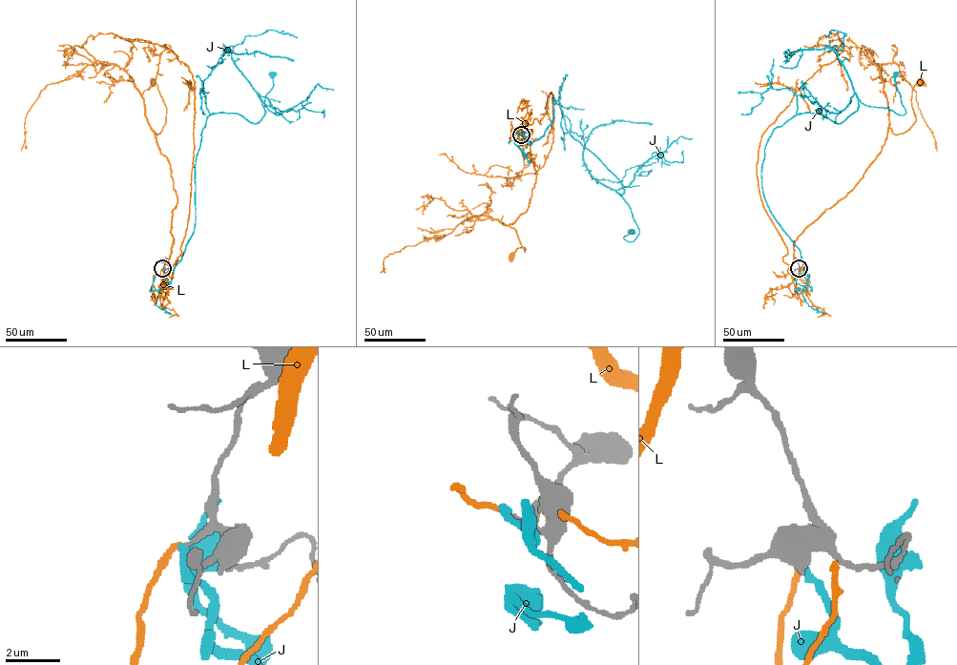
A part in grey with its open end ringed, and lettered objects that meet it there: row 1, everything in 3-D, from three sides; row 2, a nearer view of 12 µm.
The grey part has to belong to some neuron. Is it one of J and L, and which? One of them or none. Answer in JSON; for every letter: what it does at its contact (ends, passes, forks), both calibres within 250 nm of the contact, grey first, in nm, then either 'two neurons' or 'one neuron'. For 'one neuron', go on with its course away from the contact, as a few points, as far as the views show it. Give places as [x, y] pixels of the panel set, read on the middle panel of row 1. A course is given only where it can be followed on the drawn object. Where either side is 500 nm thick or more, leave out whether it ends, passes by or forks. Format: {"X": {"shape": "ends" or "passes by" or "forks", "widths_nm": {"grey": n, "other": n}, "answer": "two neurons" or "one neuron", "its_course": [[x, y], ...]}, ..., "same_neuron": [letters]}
{"J": {"shape": "ends", "widths_nm": {"grey": 170, "other": 320}, "answer": "two neurons"}, "L": {"shape": "ends", "widths_nm": {"grey": 140, "other": 220}, "answer": "one neuron", "its_course": [[521, 135], [528, 123], [535, 182], [527, 210], [509, 224], [525, 248], [518, 248], [512, 256]]}, "same_neuron": ["L"]}

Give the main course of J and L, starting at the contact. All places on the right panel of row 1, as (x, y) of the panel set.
J: (799, 268), (807, 282), (761, 185), (769, 137), (803, 113), (842, 123), (859, 99), (904, 114), (896, 73)
L: (799, 268), (787, 271), (797, 238), (853, 188), (888, 128), (915, 121), (920, 82)

